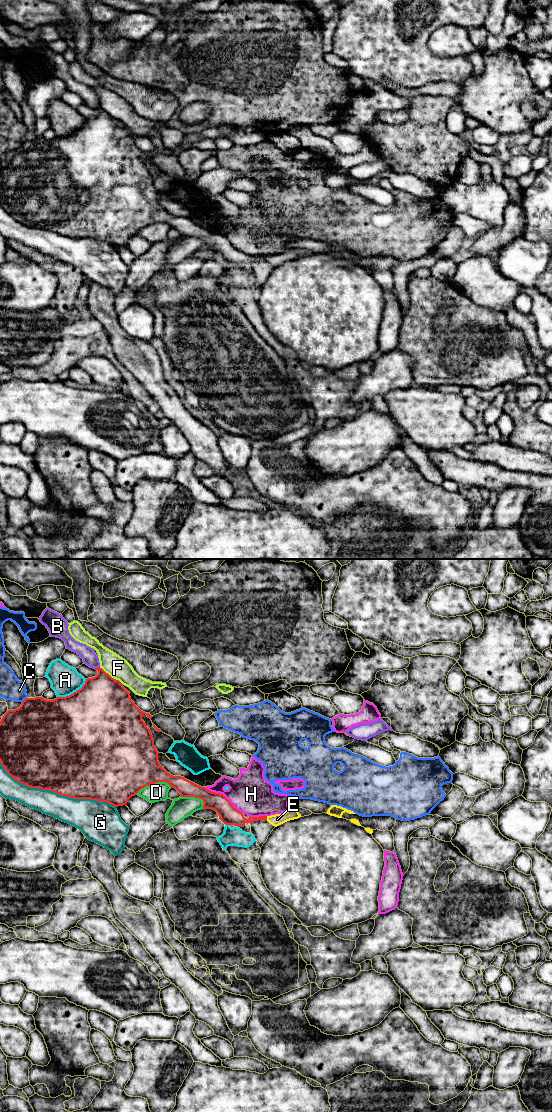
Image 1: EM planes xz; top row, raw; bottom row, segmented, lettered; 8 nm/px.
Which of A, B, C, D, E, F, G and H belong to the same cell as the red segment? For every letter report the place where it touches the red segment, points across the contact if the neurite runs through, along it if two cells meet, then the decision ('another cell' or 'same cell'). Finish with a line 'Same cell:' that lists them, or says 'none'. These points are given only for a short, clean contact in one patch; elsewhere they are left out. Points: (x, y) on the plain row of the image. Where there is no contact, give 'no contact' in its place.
A: xz (74, 132) | another cell
B: xz (96, 108) | another cell
C: xz (24, 140) | another cell
D: xz (153, 223) | another cell
E: xz (266, 258) | across xz (235, 257), (239, 260), (266, 258), (277, 259) | same cell
F: xz (110, 116) | another cell
G: xz (56, 232) | another cell
H: xz (224, 236) | another cell
Same cell: E

